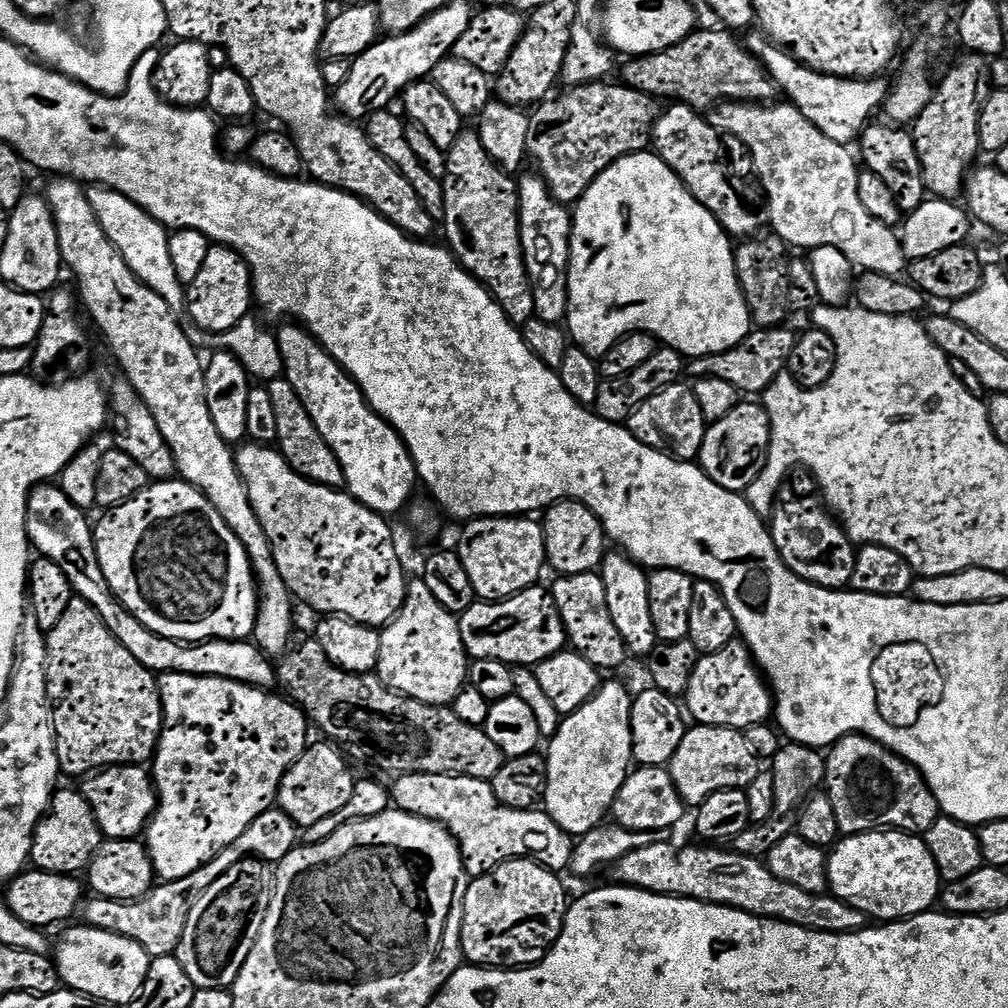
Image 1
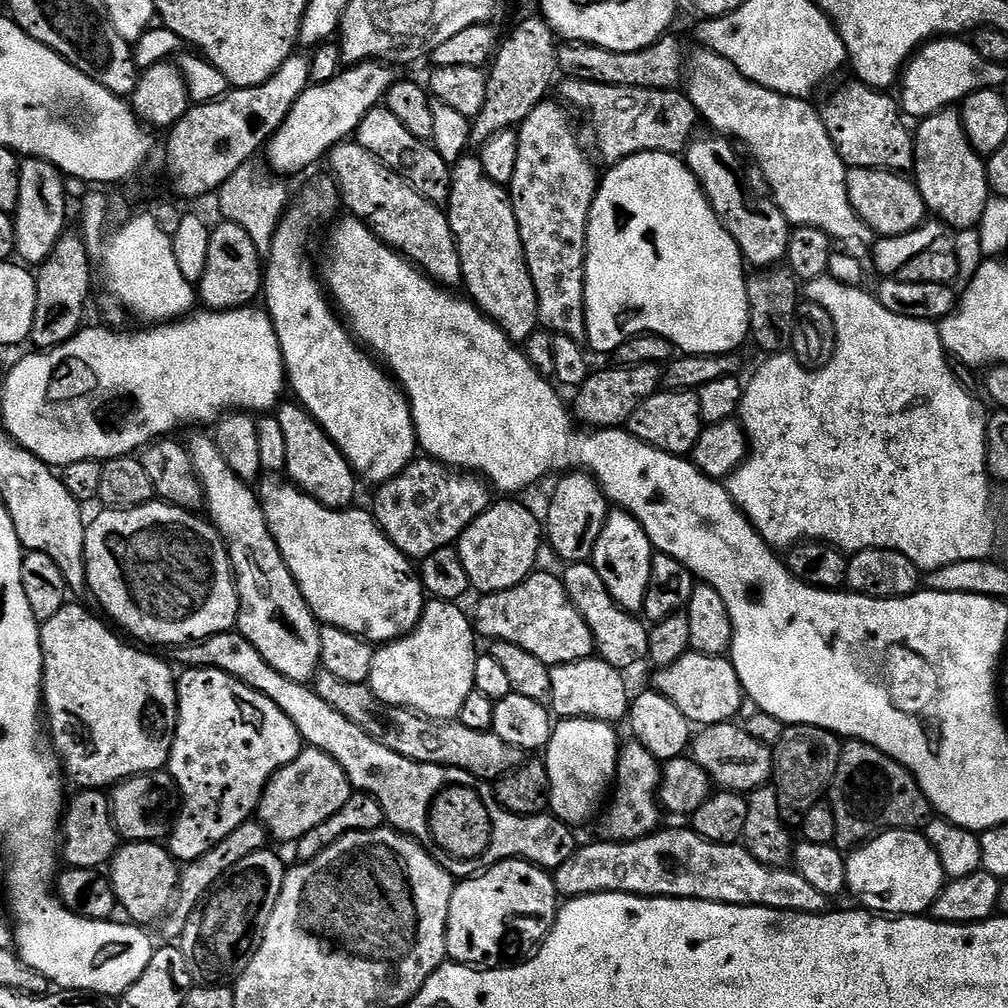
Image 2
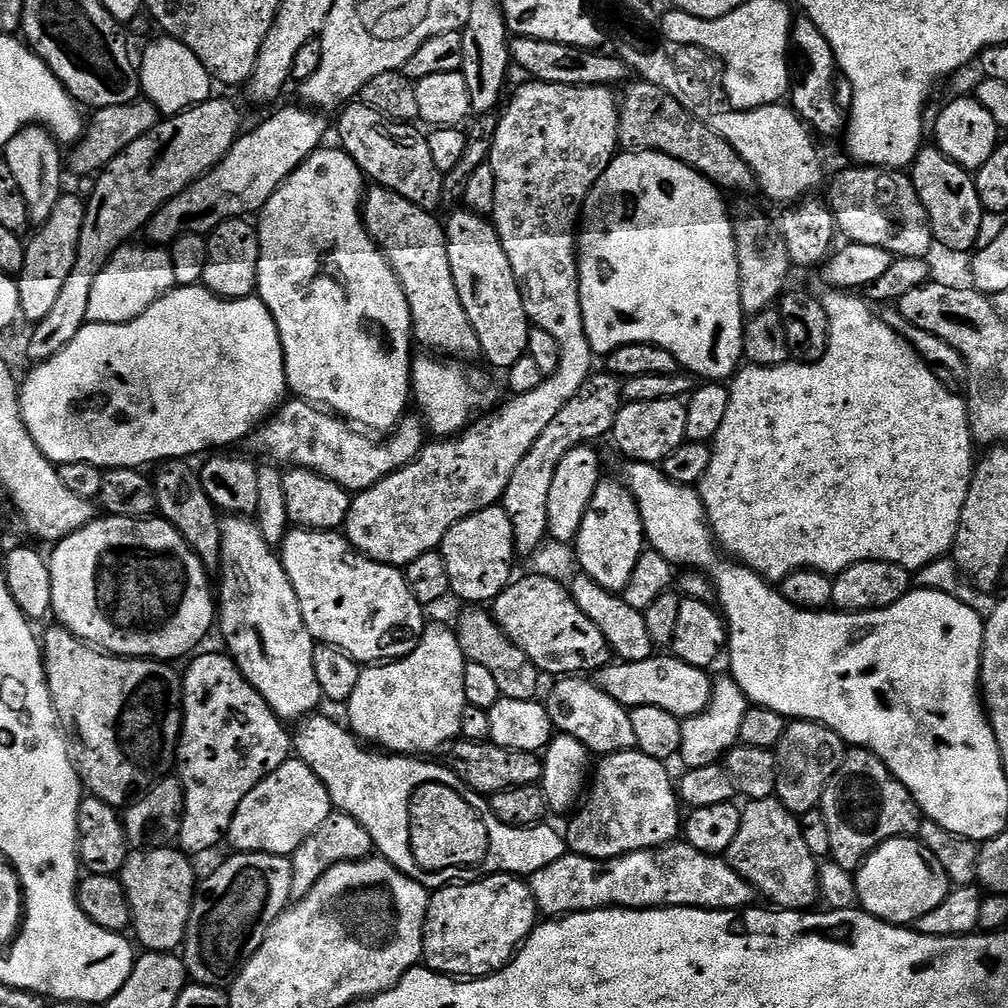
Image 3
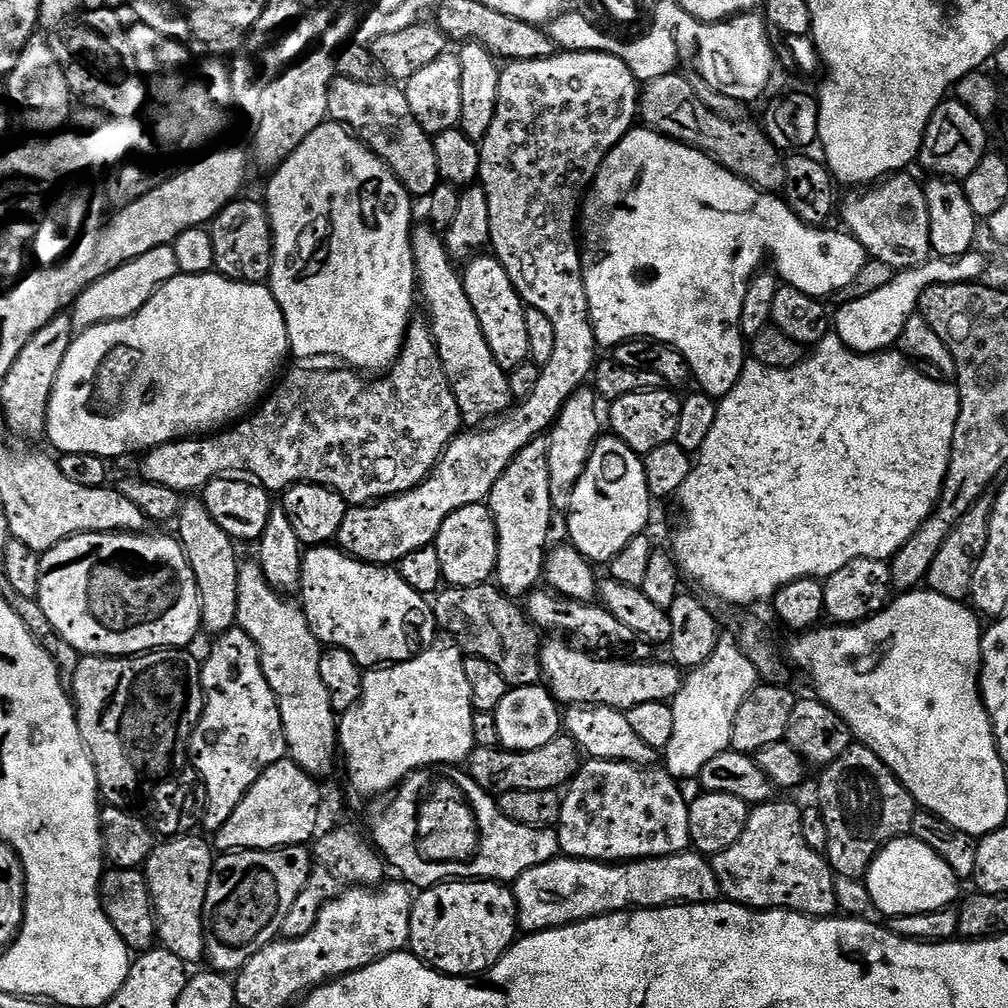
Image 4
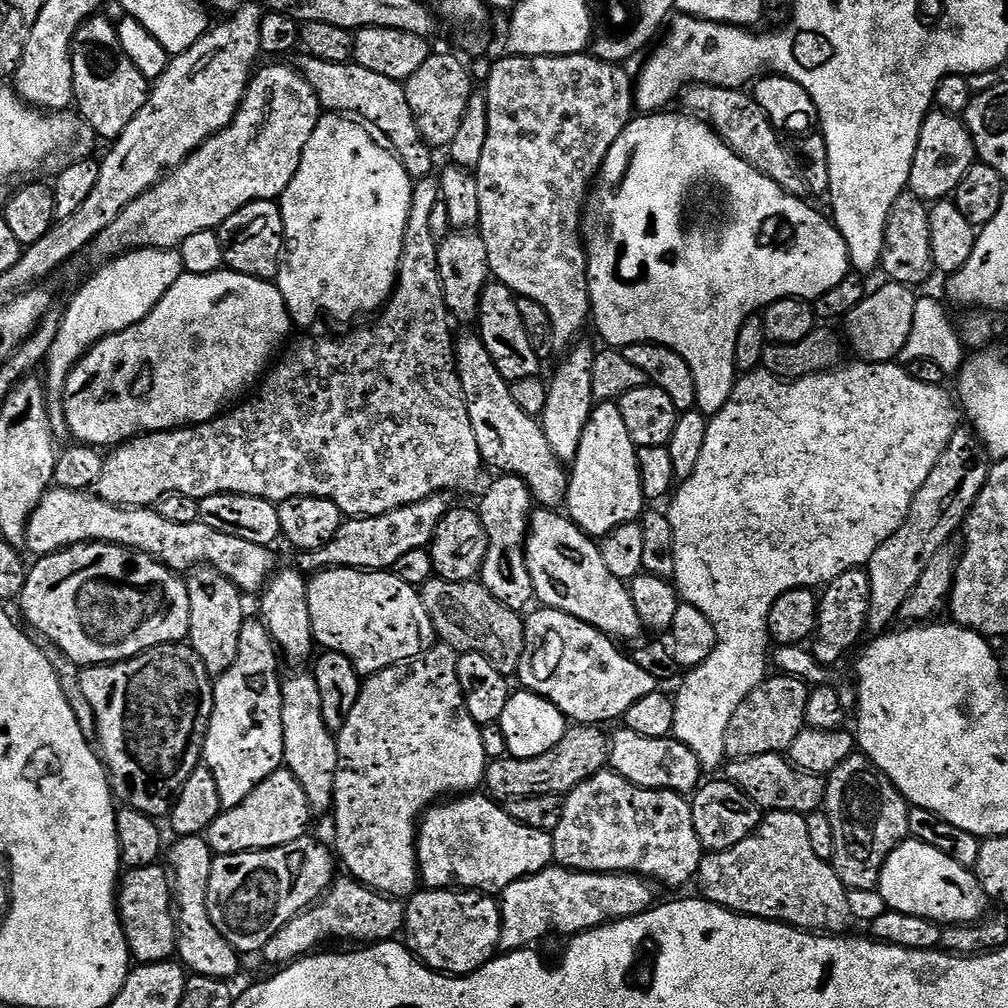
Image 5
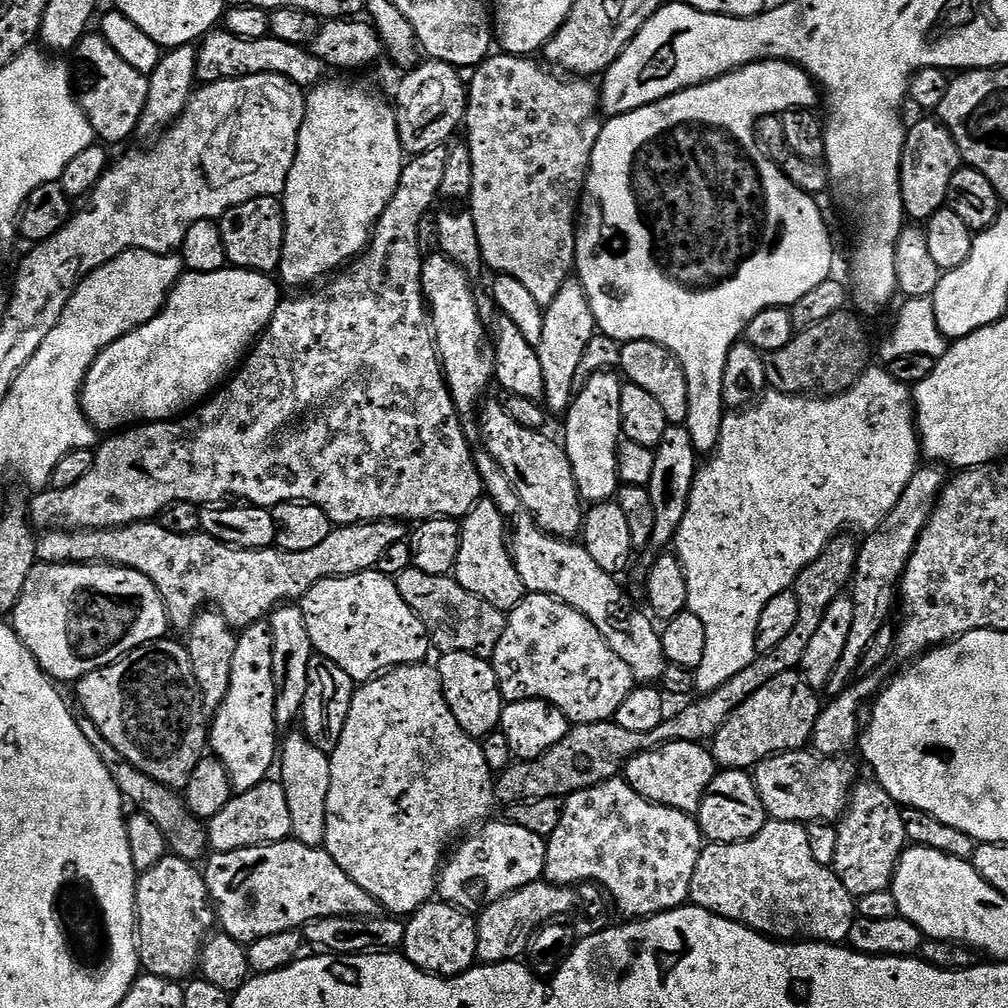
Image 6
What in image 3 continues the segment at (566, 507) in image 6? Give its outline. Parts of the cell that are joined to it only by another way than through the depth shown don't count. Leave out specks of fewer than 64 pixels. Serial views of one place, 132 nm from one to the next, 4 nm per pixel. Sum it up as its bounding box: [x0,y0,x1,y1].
[362,186,479,358]

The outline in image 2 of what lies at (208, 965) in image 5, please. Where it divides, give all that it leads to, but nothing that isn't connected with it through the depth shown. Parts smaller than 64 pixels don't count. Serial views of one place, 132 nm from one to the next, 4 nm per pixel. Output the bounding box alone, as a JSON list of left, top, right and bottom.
[110,843,178,926]

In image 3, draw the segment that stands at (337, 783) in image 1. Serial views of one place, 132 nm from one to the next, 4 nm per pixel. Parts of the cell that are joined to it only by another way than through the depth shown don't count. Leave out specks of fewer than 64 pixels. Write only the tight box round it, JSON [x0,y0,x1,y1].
[226,758,333,857]

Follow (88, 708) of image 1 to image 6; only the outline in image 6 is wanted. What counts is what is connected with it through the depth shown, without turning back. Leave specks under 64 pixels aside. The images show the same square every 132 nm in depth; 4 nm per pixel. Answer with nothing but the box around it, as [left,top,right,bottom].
[75,639,210,790]

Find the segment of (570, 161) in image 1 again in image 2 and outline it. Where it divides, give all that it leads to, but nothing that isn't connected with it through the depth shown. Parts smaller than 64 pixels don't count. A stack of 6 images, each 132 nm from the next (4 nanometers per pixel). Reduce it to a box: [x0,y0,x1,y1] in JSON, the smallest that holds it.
[558,78,701,166]

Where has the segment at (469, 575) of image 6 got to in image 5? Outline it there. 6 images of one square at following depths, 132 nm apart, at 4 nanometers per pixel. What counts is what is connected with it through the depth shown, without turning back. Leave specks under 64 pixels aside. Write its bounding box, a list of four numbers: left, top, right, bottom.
[478,474,534,613]

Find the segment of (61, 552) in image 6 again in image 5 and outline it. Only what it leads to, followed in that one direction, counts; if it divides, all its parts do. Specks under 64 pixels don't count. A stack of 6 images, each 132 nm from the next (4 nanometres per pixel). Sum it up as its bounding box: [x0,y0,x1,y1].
[27,487,450,594]

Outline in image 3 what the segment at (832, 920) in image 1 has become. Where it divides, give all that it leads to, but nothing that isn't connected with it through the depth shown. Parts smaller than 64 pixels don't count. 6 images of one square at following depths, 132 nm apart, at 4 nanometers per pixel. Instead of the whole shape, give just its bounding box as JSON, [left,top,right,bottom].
[530,842,758,918]

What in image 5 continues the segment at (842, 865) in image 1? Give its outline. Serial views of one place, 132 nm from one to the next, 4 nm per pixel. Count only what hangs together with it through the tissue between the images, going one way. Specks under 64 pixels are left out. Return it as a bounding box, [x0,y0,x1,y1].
[878,838,990,926]

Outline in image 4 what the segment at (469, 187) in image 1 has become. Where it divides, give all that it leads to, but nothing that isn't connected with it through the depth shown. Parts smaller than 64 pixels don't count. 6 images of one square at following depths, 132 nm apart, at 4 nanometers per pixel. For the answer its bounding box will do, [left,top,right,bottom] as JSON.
[462,254,530,370]

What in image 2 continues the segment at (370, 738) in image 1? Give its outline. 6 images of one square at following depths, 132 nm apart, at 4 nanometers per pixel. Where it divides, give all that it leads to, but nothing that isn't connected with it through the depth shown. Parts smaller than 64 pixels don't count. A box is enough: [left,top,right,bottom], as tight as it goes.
[314,670,526,782]

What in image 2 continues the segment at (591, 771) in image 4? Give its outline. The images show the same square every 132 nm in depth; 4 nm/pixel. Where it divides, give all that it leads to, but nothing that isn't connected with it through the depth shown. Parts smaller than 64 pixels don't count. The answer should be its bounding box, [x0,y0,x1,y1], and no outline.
[600,742,662,842]

